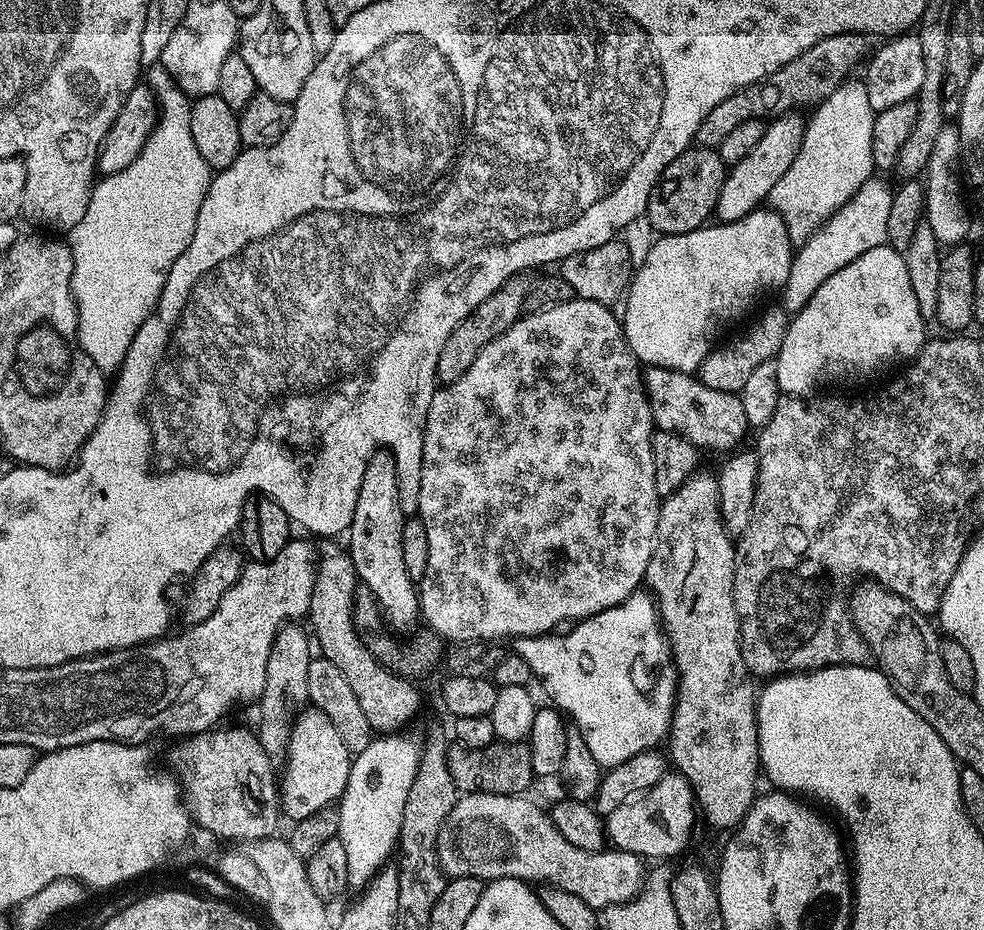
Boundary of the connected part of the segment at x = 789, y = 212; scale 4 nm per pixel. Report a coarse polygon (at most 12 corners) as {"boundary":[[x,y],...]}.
{"boundary":[[849,78],[766,199],[793,245],[873,179],[876,113]]}

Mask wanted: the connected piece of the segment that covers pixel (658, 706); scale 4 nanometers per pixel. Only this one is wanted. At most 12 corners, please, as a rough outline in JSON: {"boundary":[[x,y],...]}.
{"boundary":[[647,591],[515,637],[605,769],[665,743],[676,665]]}

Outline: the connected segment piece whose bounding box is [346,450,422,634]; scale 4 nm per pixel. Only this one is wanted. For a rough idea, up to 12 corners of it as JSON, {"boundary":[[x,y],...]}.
{"boundary":[[368,459],[346,551],[393,633],[421,623],[396,459]]}

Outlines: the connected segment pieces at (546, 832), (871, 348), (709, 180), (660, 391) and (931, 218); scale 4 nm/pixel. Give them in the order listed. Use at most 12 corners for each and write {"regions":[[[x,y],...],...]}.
{"regions":[[[469,792],[445,877],[552,884],[603,910],[644,889],[632,852],[570,846],[527,795]],[[874,244],[817,284],[780,391],[911,361],[926,343],[903,255]],[[685,150],[657,180],[646,220],[660,236],[703,228],[726,166]],[[648,366],[652,423],[731,453],[750,432],[735,392]],[[946,126],[930,150],[924,214],[941,246],[963,245],[959,127]]]}

